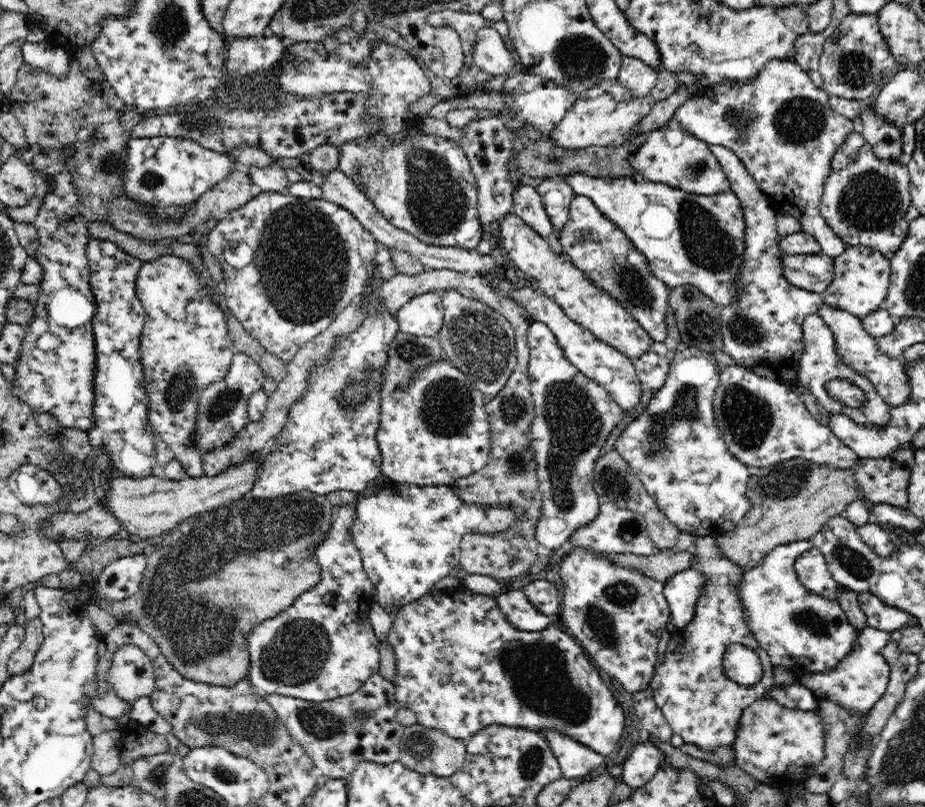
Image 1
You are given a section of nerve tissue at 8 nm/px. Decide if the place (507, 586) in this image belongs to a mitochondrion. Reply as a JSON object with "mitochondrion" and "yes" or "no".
{"mitochondrion":"no"}

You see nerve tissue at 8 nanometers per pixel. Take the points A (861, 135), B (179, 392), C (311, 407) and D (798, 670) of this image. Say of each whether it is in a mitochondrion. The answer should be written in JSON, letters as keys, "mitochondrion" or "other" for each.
{"A":"other","B":"mitochondrion","C":"other","D":"other"}

